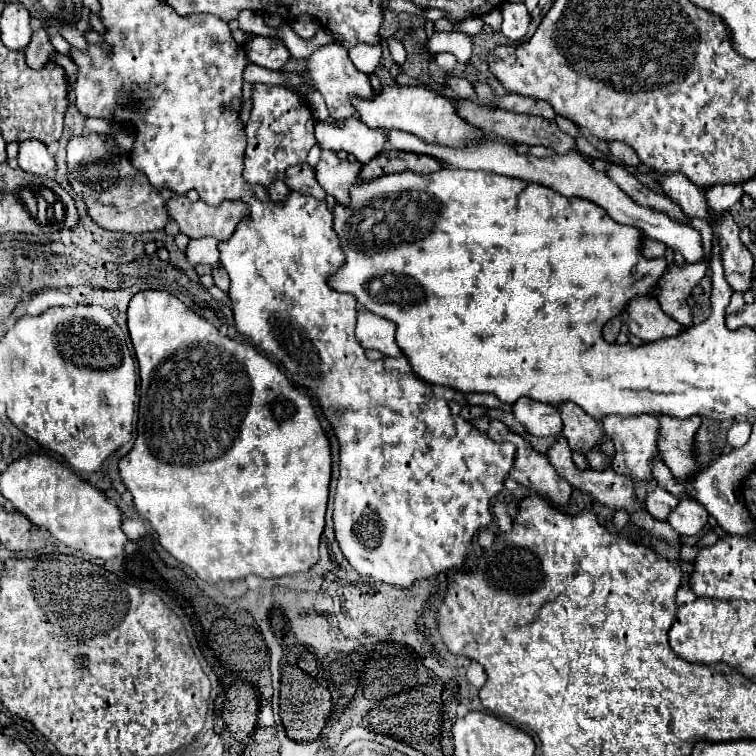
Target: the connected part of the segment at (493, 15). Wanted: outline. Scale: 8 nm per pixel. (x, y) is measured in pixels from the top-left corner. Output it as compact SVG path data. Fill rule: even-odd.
M495 9L490 13L486 13L482 17L485 24L489 25L494 31L499 32L501 29L502 15L500 10Z

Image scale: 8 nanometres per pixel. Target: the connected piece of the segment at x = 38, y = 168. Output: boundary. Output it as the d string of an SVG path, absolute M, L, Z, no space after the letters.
M24 141L20 143L20 153L18 153L18 165L32 175L40 177L52 177L56 171L54 157L48 153L46 145L40 141Z

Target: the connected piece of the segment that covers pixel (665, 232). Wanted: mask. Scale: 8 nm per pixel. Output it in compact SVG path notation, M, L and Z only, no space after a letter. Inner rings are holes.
M392 129L388 131L388 145L390 149L400 149L400 151L412 151L412 153L426 153L432 157L440 157L444 165L456 167L456 169L482 169L488 173L498 173L498 175L508 175L508 177L518 177L518 179L528 179L528 181L538 181L548 187L554 187L558 193L564 193L568 197L582 197L588 201L594 201L596 205L604 207L608 215L624 225L634 225L646 233L646 237L664 243L672 251L682 253L686 263L696 263L704 259L702 238L700 231L696 231L690 223L676 221L670 215L638 205L632 197L628 197L614 181L610 181L602 171L594 171L588 161L578 153L578 151L568 151L564 155L552 155L552 157L542 157L536 159L532 155L516 155L514 145L506 141L496 141L496 139L486 139L478 147L468 147L468 149L448 149L442 145L428 145L420 141L416 135Z

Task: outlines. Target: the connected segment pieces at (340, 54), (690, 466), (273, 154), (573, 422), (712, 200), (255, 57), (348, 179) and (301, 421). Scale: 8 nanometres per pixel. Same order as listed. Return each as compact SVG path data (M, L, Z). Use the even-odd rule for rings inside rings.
M330 43L330 45L324 45L318 51L314 51L308 57L306 75L312 77L314 87L322 93L322 97L324 97L324 101L328 105L328 111L330 111L330 117L328 117L330 121L344 121L344 119L354 117L358 113L354 109L352 101L350 101L350 95L358 95L362 99L372 99L374 97L374 89L370 85L370 75L358 71L352 65L352 61L348 59L348 51L338 43Z
M660 417L660 455L672 475L680 481L690 481L698 473L694 437L700 425L700 417L690 417L688 421Z
M256 83L252 87L252 111L246 123L246 153L242 177L250 185L270 187L276 179L286 179L286 169L306 161L310 147L316 143L314 117L306 99L288 87Z
M570 401L562 403L558 405L558 411L564 423L562 433L568 439L568 445L572 451L586 455L598 441L604 439L600 425L592 421L592 417L588 417L588 413L584 413L584 409L580 409L576 403L570 403Z
M716 185L706 191L708 203L716 213L722 213L724 209L730 209L734 203L740 201L742 197L742 185Z
M254 35L248 43L246 43L246 57L266 69L272 71L280 71L286 61L290 59L290 51L286 49L284 41L278 37L260 37Z
M322 151L320 163L314 169L322 189L340 205L350 205L350 187L358 183L362 163L350 163L348 159L340 159L334 151Z
M168 291L136 293L128 305L128 329L130 329L134 353L140 367L142 389L140 389L140 409L138 409L138 425L136 425L138 437L132 451L118 461L118 467L126 489L134 497L138 515L150 521L150 525L158 533L160 545L178 561L192 567L196 575L208 583L244 579L250 573L260 575L264 579L272 579L272 577L308 571L318 561L318 543L324 531L328 483L332 473L328 437L324 435L314 415L310 397L296 391L286 379L286 375L266 355L260 355L248 343L234 341L230 337L220 335L220 331L210 321L198 317L192 309L188 309L180 299L176 299Z

